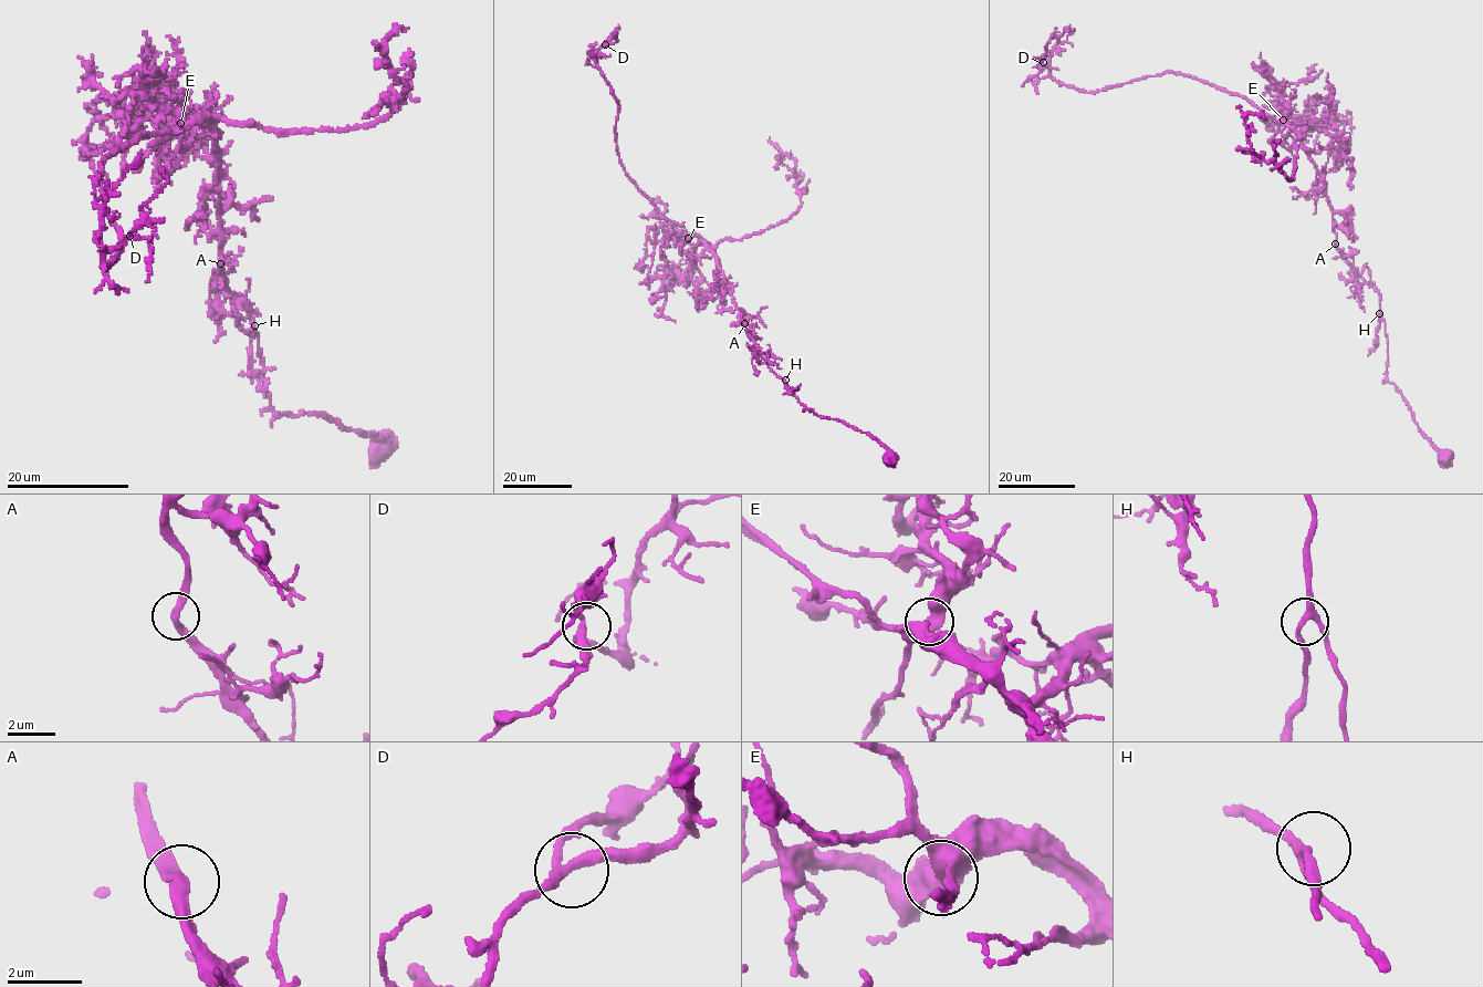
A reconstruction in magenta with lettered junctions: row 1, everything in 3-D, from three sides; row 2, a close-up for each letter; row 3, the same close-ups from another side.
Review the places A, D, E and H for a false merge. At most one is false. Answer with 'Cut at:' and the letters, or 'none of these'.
Cut at: none of these

